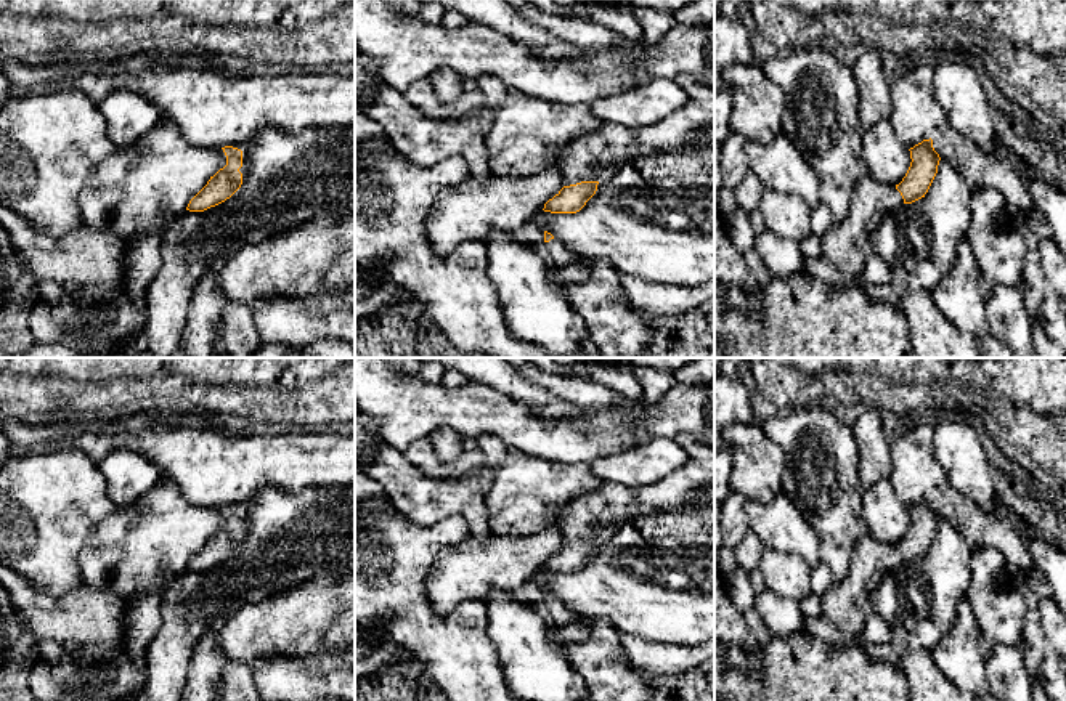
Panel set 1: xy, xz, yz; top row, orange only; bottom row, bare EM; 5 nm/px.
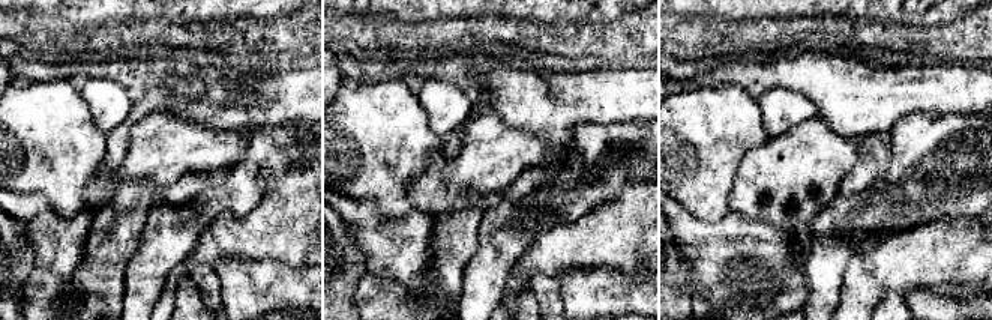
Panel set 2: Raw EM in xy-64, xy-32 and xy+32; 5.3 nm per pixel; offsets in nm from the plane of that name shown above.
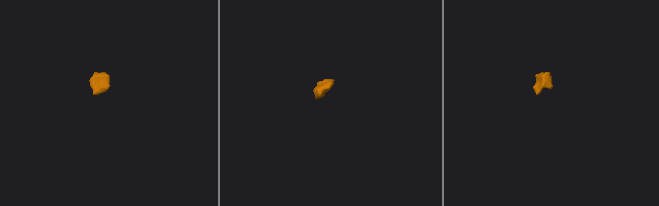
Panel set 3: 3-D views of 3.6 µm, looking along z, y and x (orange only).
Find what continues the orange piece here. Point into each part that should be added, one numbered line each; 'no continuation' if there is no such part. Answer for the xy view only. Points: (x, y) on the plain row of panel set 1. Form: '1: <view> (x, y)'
no continuation

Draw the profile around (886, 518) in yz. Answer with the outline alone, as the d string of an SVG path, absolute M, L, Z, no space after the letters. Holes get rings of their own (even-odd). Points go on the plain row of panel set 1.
M889 478L862 489L862 518L878 542L899 544L910 526L910 510L896 496Z

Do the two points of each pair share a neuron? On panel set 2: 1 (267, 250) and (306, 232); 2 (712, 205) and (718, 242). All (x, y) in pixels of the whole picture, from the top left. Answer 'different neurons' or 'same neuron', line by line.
1: same neuron
2: different neurons

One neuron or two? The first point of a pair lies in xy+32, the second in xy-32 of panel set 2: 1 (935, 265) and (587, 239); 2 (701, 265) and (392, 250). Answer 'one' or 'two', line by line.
1: one
2: one

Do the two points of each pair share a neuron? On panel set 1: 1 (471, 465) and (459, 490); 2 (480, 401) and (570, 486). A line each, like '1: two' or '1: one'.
1: two
2: two

